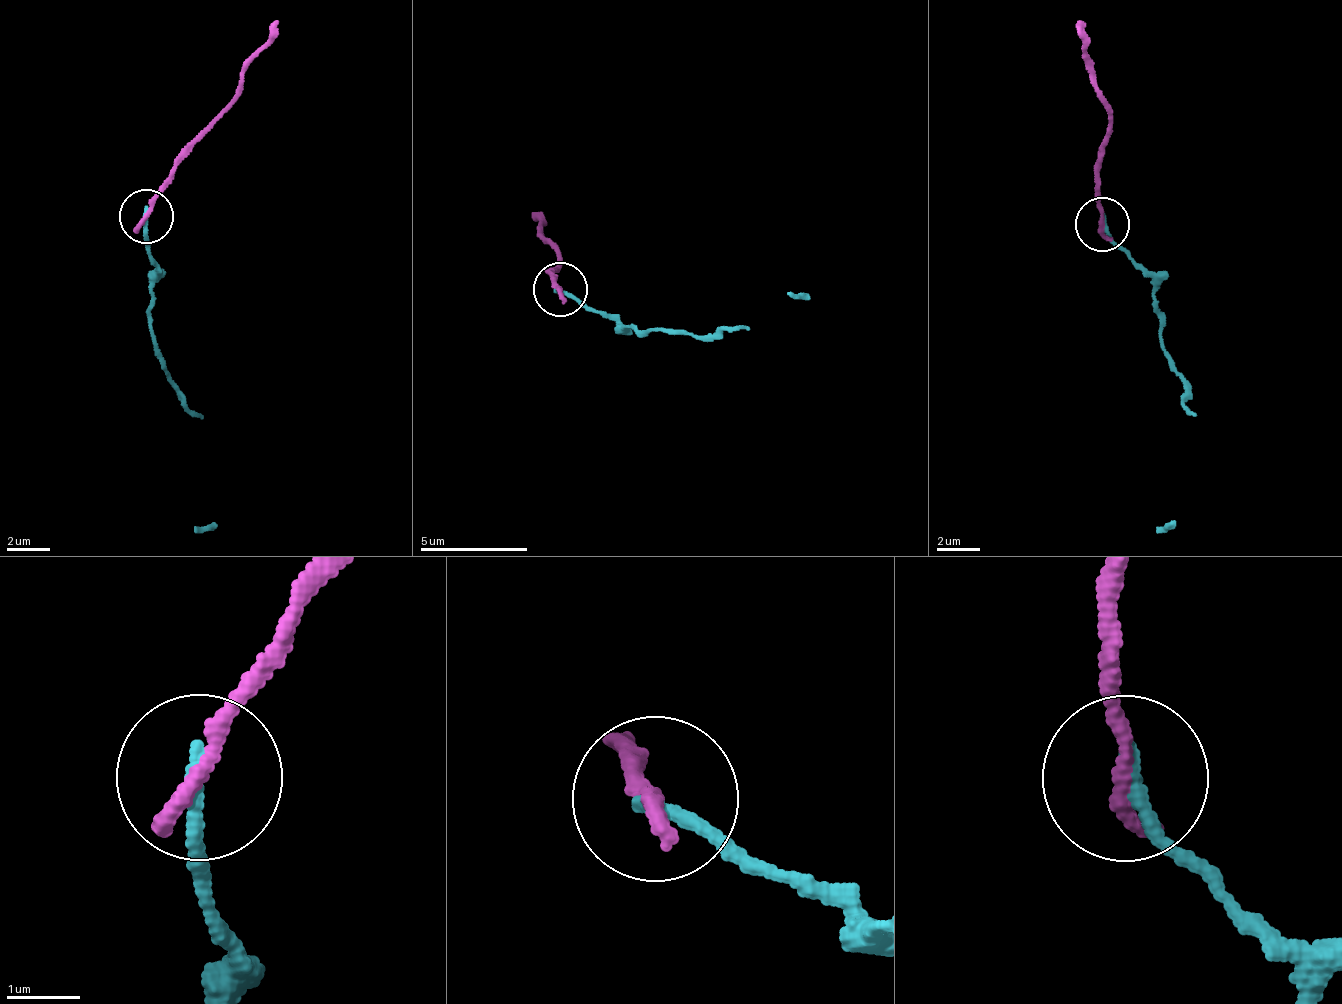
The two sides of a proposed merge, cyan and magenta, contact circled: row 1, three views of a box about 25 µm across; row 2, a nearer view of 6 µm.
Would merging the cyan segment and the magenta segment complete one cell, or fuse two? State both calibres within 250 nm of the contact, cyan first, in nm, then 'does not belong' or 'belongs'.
240/280 nm | does not belong

